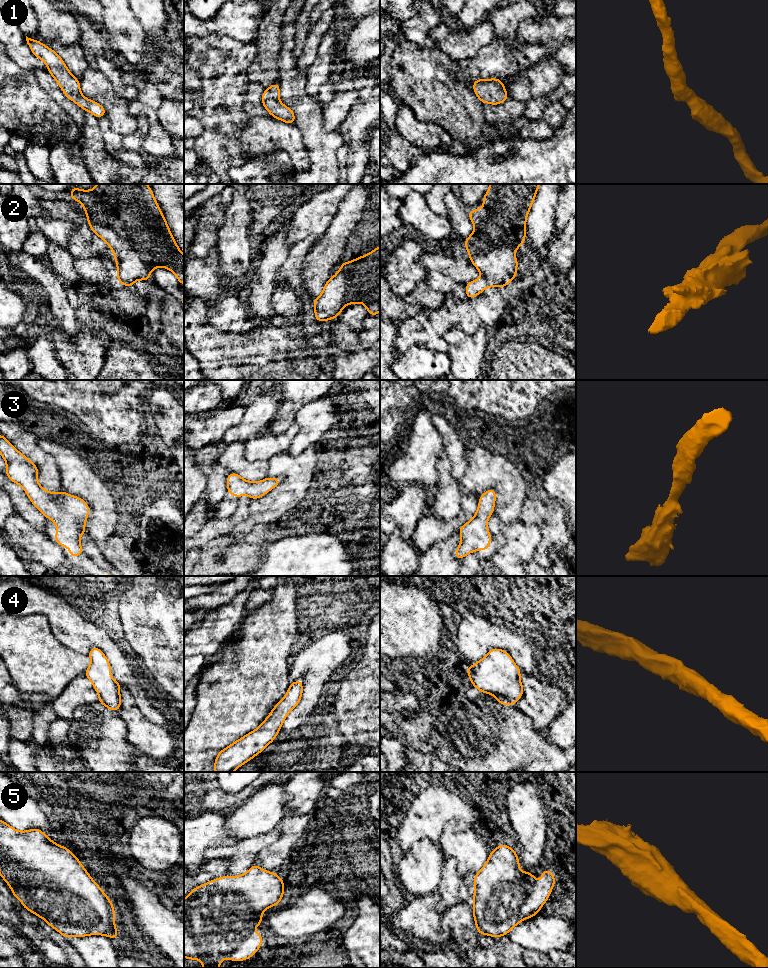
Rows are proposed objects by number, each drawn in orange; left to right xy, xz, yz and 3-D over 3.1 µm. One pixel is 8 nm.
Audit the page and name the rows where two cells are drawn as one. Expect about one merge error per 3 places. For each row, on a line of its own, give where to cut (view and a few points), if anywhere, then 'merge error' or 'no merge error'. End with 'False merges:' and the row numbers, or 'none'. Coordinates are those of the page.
1: no cut | no merge error
2: no cut | no merge error
3: no cut | no merge error
4: no cut | no merge error
5: no cut | no merge error
False merges: none

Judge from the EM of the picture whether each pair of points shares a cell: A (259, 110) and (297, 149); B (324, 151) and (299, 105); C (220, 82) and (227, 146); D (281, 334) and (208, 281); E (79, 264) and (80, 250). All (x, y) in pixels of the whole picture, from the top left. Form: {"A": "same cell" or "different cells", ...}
{"A": "different cells", "B": "same cell", "C": "same cell", "D": "different cells", "E": "different cells"}

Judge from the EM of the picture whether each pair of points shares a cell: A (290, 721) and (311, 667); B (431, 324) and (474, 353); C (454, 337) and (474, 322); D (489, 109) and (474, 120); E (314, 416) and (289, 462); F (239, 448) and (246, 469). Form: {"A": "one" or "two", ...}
{"A": "one", "B": "two", "C": "two", "D": "two", "E": "two", "F": "one"}

